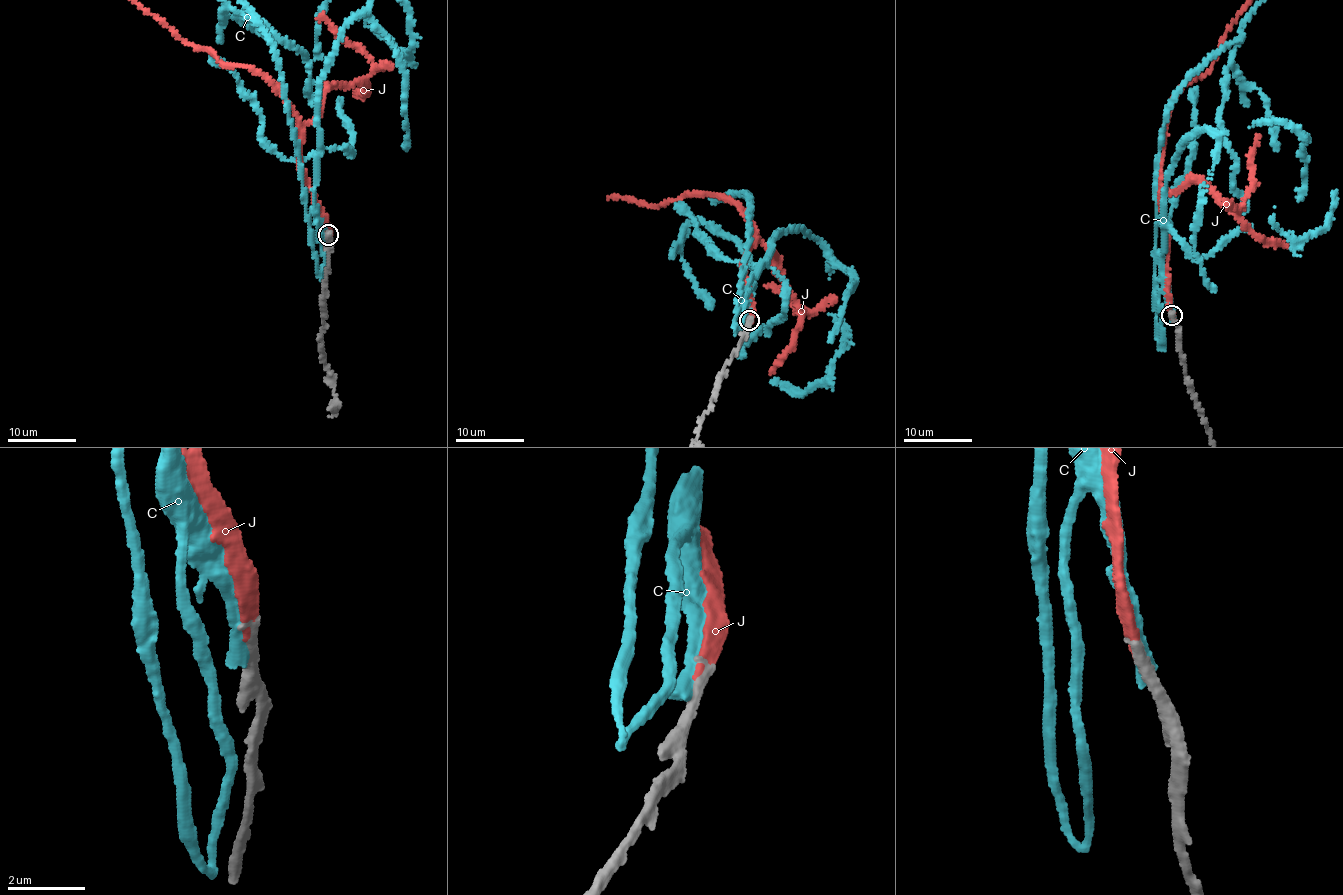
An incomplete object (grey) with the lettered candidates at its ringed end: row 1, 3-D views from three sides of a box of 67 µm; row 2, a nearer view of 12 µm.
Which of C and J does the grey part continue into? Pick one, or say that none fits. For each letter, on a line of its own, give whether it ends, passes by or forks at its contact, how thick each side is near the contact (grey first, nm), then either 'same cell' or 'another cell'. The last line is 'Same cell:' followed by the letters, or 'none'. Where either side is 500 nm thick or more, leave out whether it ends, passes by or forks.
C: calibres 400 and 500 nm; another cell
J: it ends; calibres 360 and 280 nm; same cell
Same cell: J

